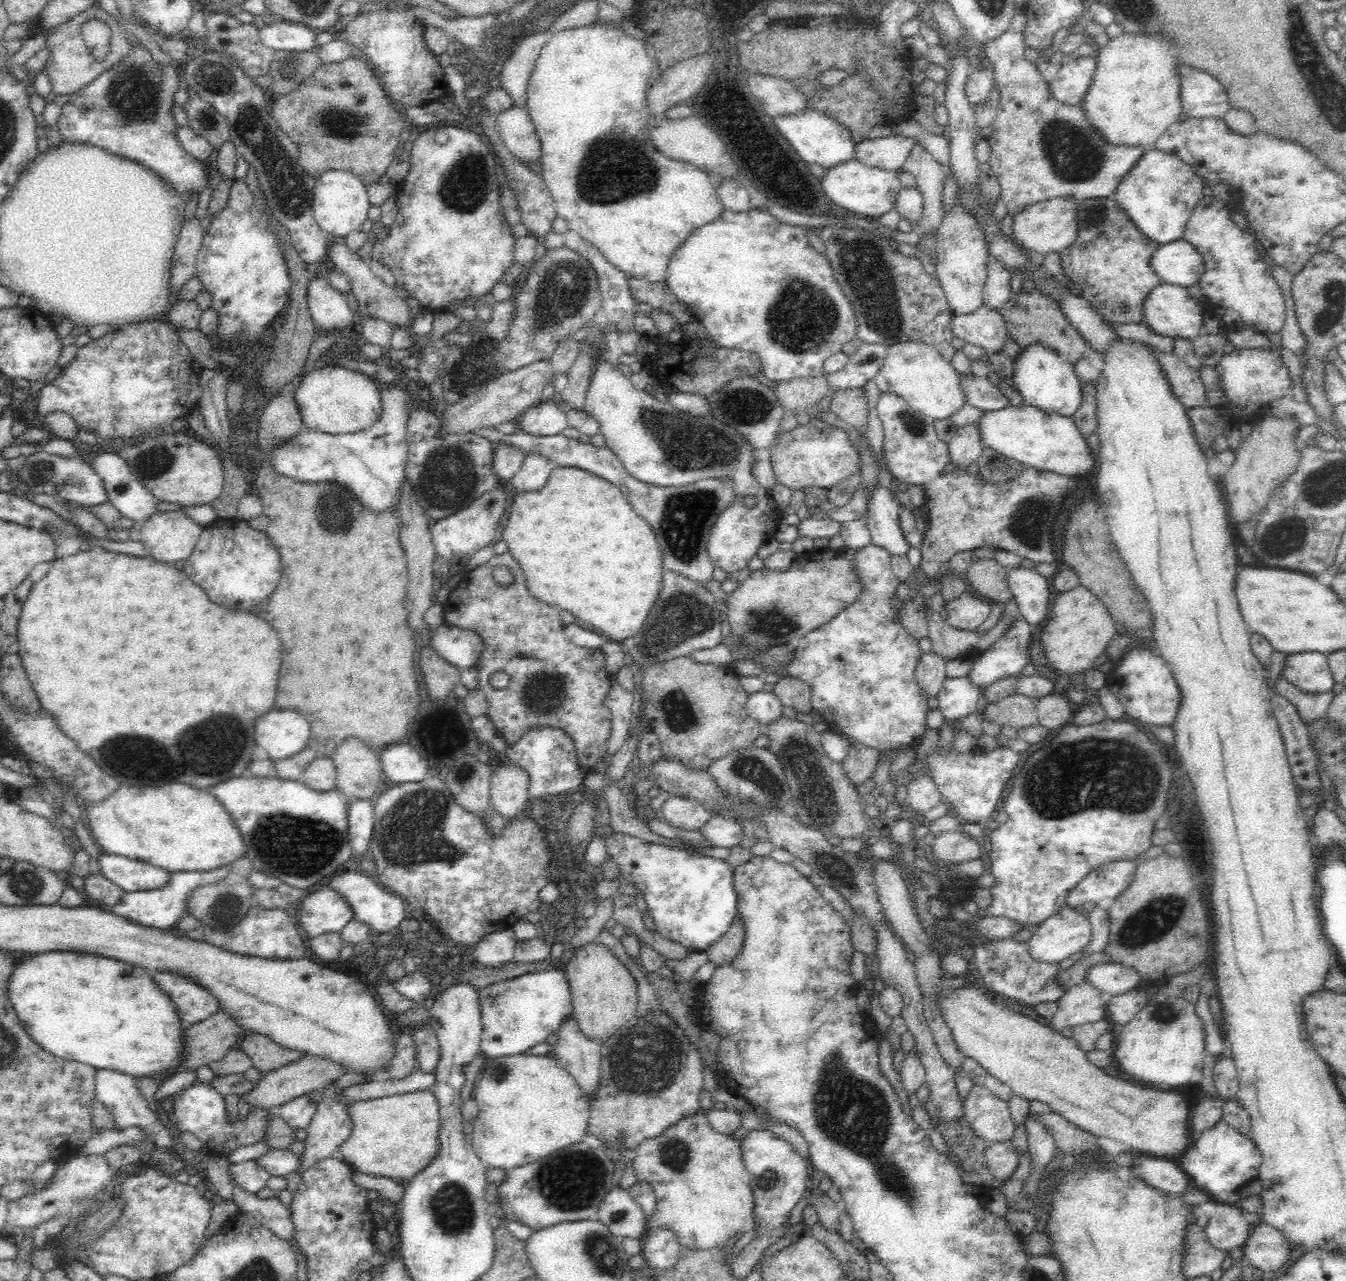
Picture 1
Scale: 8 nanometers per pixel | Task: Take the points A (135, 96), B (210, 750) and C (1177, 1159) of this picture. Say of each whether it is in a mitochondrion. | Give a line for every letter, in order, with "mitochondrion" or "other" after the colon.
A: mitochondrion
B: mitochondrion
C: other

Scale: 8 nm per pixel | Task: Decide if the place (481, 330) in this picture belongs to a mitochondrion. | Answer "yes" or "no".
no

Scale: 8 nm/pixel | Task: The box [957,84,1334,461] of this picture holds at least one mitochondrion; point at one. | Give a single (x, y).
(1074, 157)

